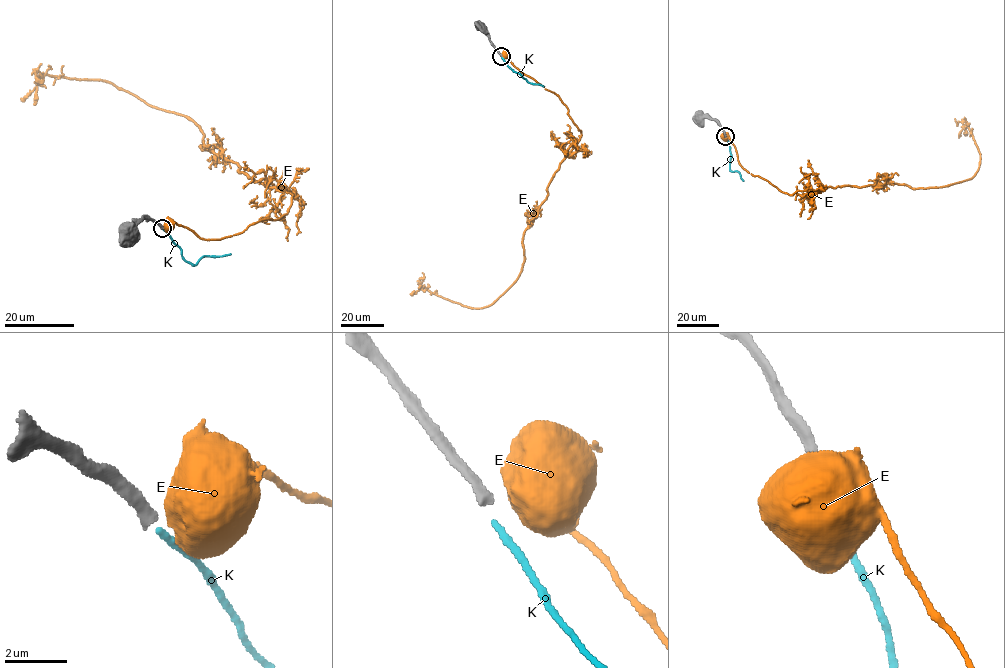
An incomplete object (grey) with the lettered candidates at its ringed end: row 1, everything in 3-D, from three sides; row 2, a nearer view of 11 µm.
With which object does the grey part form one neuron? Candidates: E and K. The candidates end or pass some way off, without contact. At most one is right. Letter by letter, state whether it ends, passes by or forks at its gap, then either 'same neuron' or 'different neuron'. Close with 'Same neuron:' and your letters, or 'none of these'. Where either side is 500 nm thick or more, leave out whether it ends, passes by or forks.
E: different neuron
K: it ends there; different neuron
Same neuron: none of these

